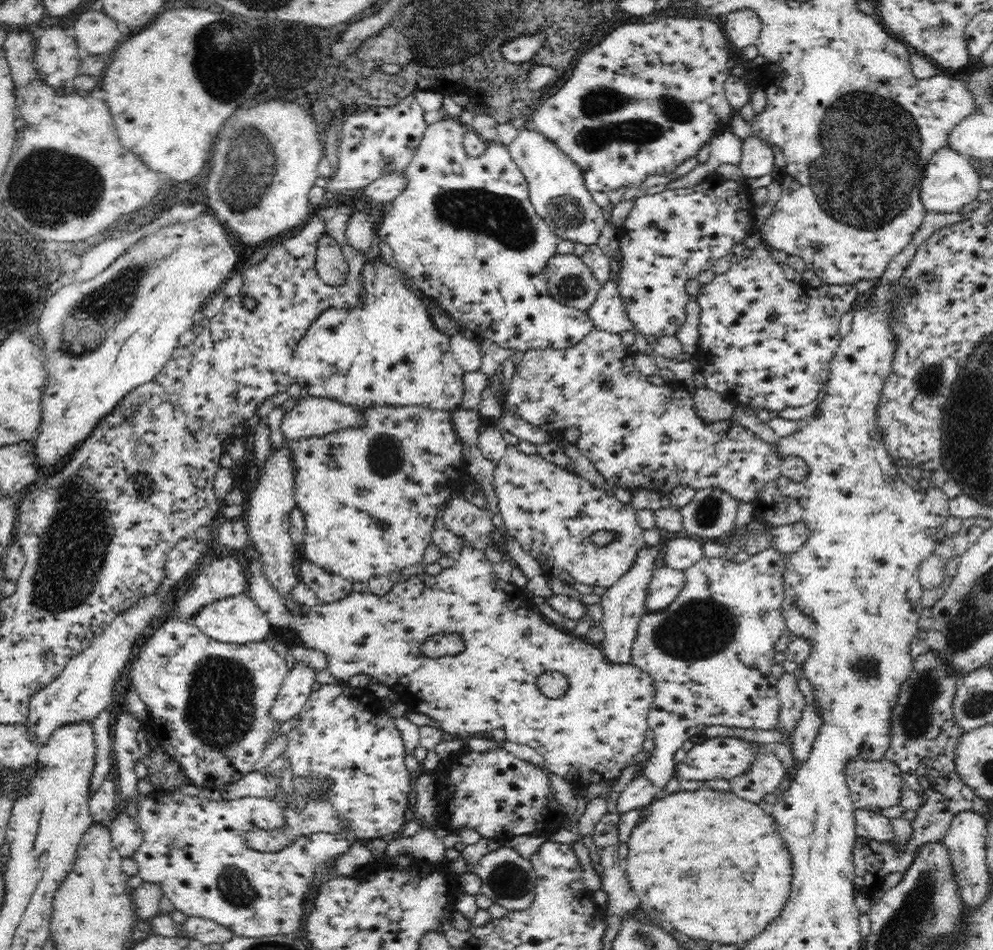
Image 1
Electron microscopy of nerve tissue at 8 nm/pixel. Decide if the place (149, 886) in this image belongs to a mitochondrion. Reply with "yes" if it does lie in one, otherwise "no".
no

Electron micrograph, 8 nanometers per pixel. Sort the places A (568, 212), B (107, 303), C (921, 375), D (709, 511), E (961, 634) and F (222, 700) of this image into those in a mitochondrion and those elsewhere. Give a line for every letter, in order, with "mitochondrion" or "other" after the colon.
A: mitochondrion
B: mitochondrion
C: mitochondrion
D: mitochondrion
E: mitochondrion
F: mitochondrion

